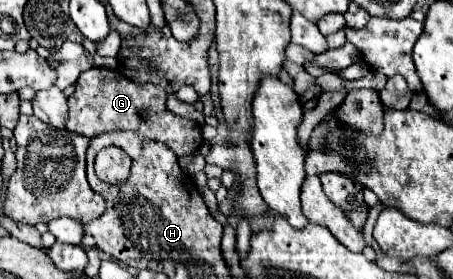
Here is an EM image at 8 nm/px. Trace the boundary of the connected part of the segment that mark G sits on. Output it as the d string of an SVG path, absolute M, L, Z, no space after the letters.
M92 67L78 77L74 95L68 99L70 115L66 129L86 137L98 137L112 131L134 131L142 139L152 139L168 145L178 157L196 153L204 143L200 125L192 119L174 115L166 107L166 93L158 85L138 85L118 69Z

